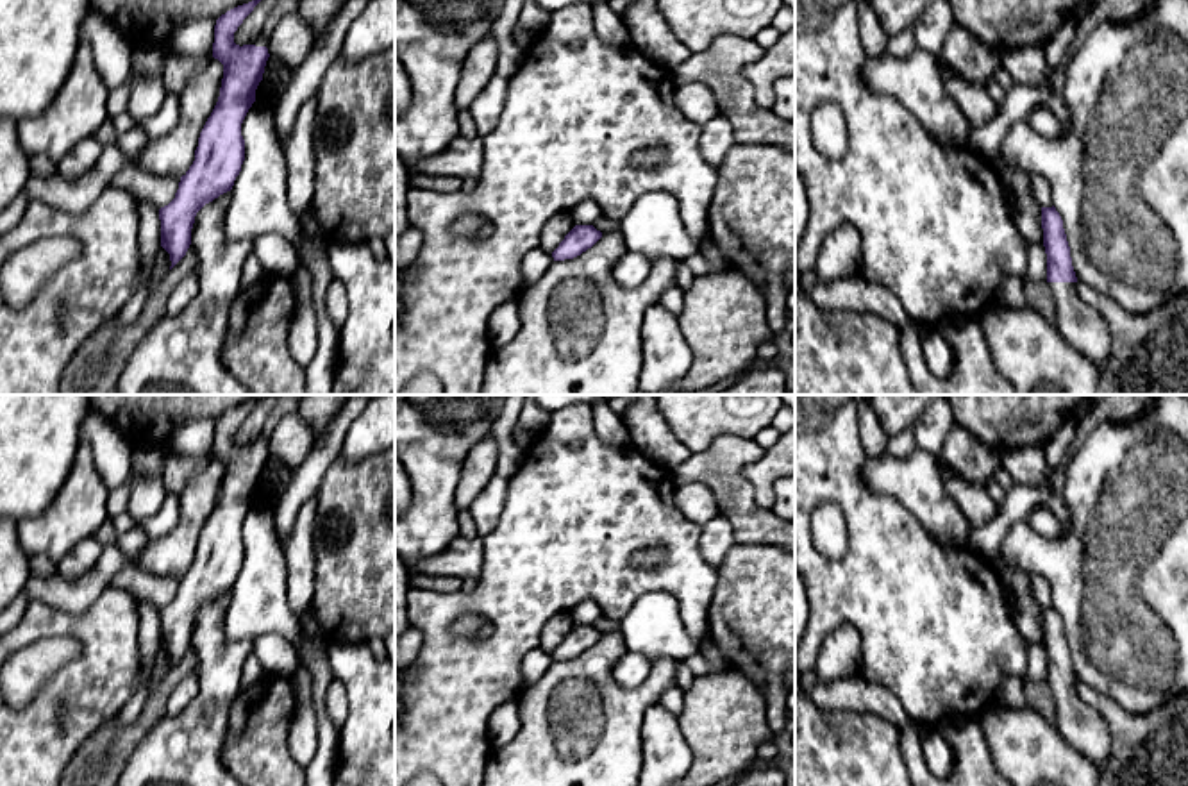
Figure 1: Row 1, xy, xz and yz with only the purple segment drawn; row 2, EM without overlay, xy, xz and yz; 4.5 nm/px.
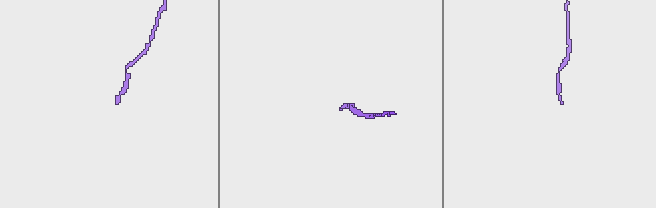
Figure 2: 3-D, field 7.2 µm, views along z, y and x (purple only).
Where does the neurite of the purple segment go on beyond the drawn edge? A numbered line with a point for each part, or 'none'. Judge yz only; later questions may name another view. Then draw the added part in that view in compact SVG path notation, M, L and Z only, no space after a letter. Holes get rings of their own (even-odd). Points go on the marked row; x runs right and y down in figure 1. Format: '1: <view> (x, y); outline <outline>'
1: yz (1079, 322); outline M1049 282L1059 334L1097 368L1109 355L1111 334L1104 316L1083 300L1077 282Z

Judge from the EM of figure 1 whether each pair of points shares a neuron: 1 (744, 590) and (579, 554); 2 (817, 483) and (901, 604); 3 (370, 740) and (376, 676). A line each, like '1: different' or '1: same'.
1: different
2: same
3: same

